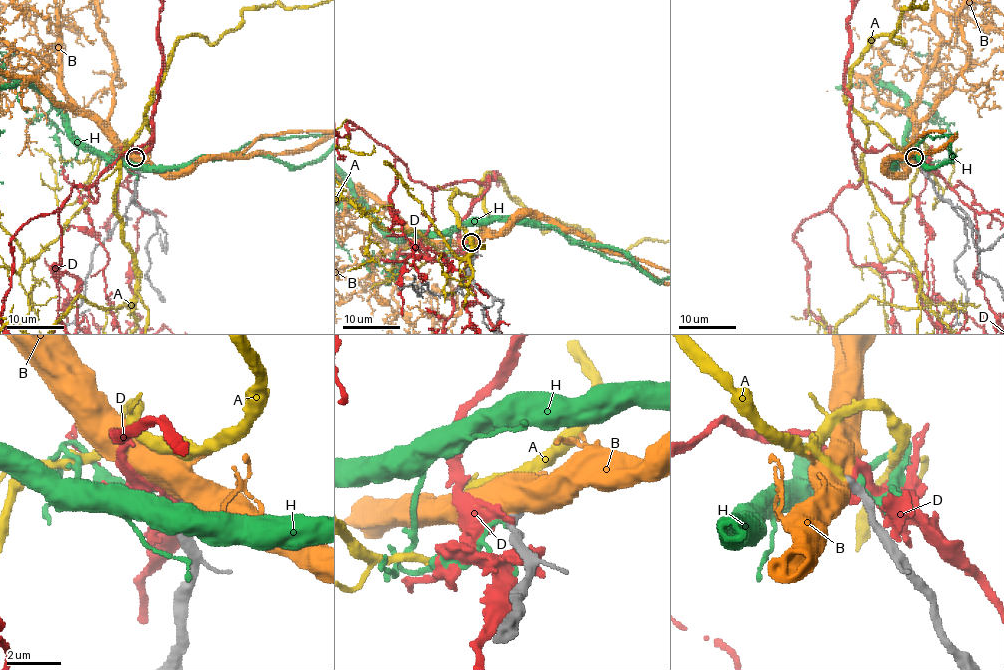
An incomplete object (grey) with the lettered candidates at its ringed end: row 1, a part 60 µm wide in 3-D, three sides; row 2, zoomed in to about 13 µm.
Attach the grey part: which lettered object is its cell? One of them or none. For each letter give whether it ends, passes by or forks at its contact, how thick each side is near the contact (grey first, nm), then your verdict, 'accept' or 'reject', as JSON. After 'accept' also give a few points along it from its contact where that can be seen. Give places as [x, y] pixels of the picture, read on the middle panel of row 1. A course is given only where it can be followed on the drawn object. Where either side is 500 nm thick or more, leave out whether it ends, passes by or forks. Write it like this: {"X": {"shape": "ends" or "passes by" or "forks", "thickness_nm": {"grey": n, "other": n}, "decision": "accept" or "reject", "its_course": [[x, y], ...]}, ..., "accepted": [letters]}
{"A": {"shape": "ends", "thickness_nm": {"grey": 340, "other": 320}, "decision": "accept"}, "B": {"thickness_nm": {"grey": 360, "other": 800}, "decision": "reject"}, "D": {"shape": "ends", "thickness_nm": {"grey": 440, "other": 300}, "decision": "reject"}, "H": {"shape": "ends", "thickness_nm": {"grey": 400, "other": 200}, "decision": "reject"}, "accepted": ["A"]}

